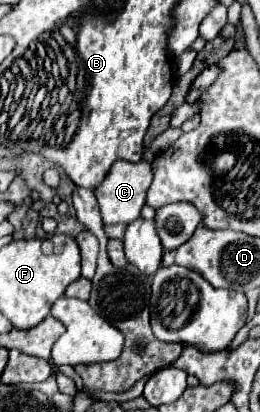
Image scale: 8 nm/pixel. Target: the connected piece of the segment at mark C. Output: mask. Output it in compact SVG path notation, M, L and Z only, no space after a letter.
M146 159L138 163L128 163L128 161L116 161L110 169L110 175L104 179L104 185L96 189L96 199L100 205L102 221L104 223L132 223L134 219L140 217L140 209L146 203L146 191L152 183L152 167Z

